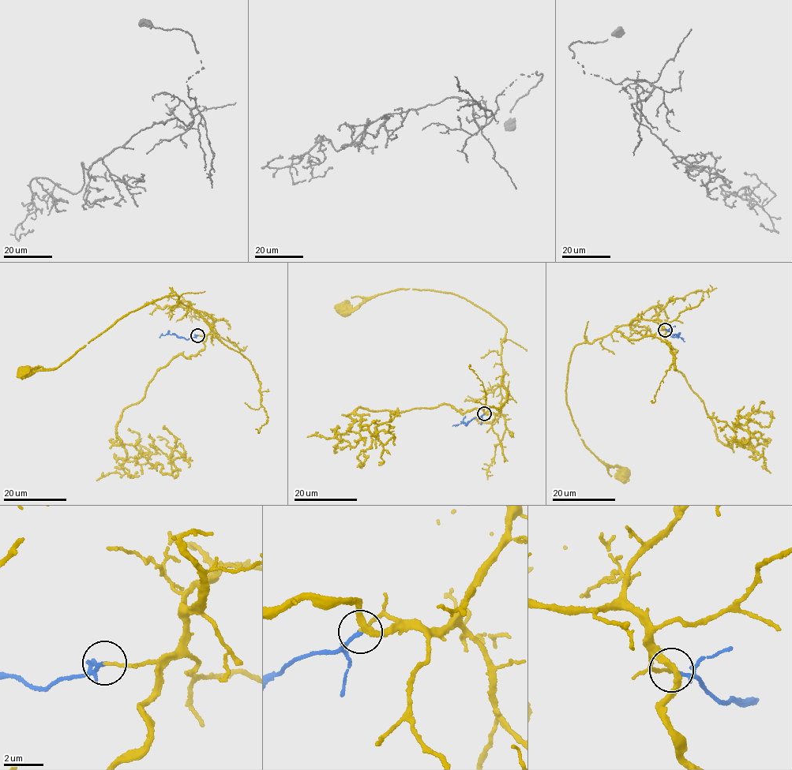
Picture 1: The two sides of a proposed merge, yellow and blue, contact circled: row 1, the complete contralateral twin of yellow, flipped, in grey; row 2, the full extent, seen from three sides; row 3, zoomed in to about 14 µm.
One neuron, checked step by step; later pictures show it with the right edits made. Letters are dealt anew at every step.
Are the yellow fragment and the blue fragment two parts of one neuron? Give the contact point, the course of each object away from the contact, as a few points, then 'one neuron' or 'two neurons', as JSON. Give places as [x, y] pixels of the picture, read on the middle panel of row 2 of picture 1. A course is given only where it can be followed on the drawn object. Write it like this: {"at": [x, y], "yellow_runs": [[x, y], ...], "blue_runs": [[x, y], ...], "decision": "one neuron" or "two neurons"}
{"at": [484, 413], "yellow_runs": [[484, 414], [499, 412], [507, 399], [501, 323], [456, 294], [409, 289], [343, 310]], "blue_runs": [[484, 414], [471, 419], [467, 425], [462, 422], [452, 426]], "decision": "one neuron"}

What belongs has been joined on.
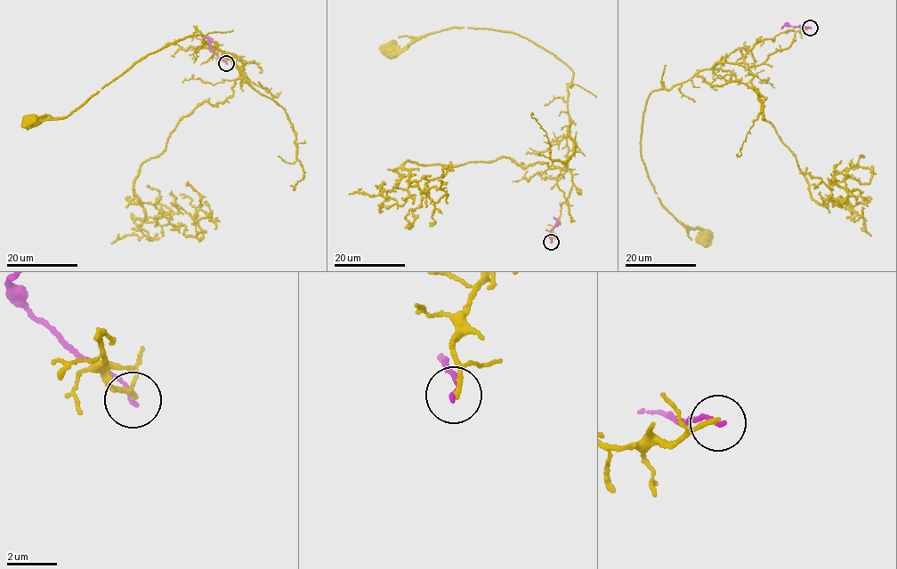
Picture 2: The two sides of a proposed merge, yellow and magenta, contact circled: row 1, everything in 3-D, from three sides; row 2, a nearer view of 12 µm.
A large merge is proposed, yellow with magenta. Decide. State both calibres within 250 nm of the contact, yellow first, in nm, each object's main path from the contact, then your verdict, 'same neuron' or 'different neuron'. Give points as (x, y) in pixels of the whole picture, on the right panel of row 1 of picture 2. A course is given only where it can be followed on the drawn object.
190/170 nm | yellow via (810, 28), (759, 42), (739, 63), (714, 64), (650, 92), (641, 152), (648, 174), (665, 207), (706, 236) | magenta via (810, 28), (785, 25), (781, 28) | different neuron

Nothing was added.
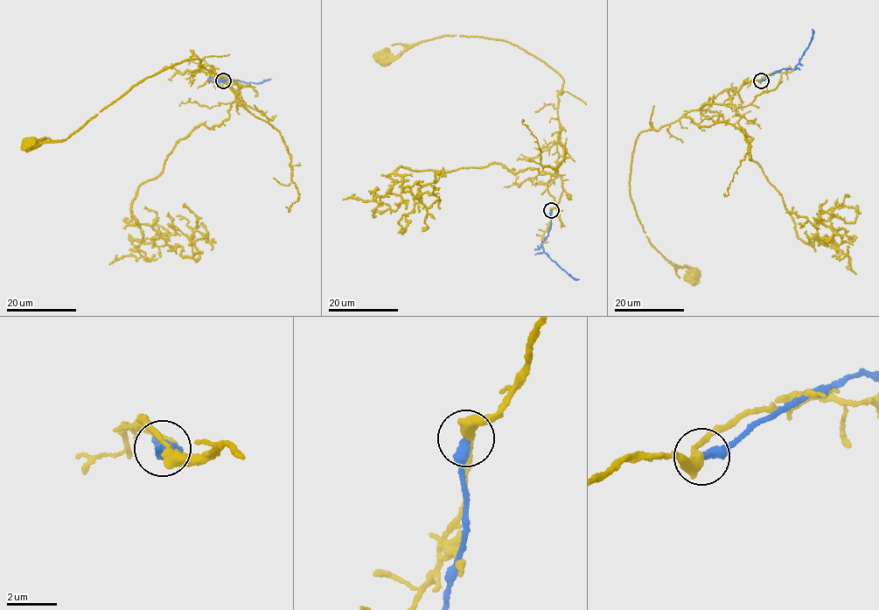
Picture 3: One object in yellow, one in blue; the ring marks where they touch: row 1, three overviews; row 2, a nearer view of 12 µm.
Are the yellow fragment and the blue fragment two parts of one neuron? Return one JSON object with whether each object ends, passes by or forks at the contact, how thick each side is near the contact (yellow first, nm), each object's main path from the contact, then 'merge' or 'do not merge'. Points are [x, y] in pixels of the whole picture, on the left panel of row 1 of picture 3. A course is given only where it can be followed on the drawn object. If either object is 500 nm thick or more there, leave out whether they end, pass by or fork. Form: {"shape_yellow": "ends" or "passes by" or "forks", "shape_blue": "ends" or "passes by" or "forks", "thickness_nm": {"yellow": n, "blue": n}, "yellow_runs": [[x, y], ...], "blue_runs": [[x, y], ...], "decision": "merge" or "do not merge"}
{"shape_yellow": "passes by", "shape_blue": "ends", "thickness_nm": {"yellow": 320, "blue": 360}, "yellow_runs": [[223, 80], [238, 83], [237, 93], [227, 77], [185, 59], [139, 82], [68, 137], [31, 143]], "blue_runs": [[223, 80], [226, 81], [218, 80], [230, 79], [259, 83], [270, 79]], "decision": "do not merge"}

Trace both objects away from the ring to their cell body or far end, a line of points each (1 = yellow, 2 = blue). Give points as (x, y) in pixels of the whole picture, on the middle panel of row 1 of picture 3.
1: (551, 210), (562, 190), (561, 75), (507, 42), (483, 38), (442, 37), (383, 59)
2: (551, 210), (547, 235), (541, 247), (550, 259), (579, 279)

